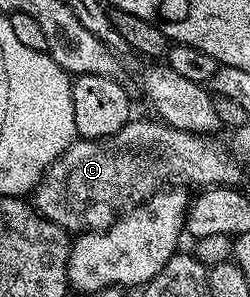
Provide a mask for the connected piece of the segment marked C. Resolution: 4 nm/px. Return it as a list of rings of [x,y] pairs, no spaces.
[[[151,117],[151,119],[136,119],[137,118],[134,118],[132,121],[126,123],[125,127],[116,131],[114,135],[108,135],[102,139],[78,138],[74,143],[72,143],[70,147],[67,148],[66,151],[62,153],[49,168],[47,168],[45,175],[41,180],[39,180],[37,186],[34,187],[31,192],[31,203],[37,214],[42,215],[42,217],[47,221],[51,221],[55,225],[59,225],[69,233],[106,231],[114,222],[116,222],[122,212],[126,209],[132,208],[134,205],[140,204],[142,201],[149,199],[149,197],[162,186],[160,183],[163,182],[168,175],[182,175],[185,179],[194,179],[195,182],[201,183],[200,185],[217,185],[222,182],[221,175],[228,173],[229,159],[227,156],[221,155],[220,138],[210,137],[207,135],[196,135],[190,131],[168,127],[164,122],[158,121],[153,117]]]

